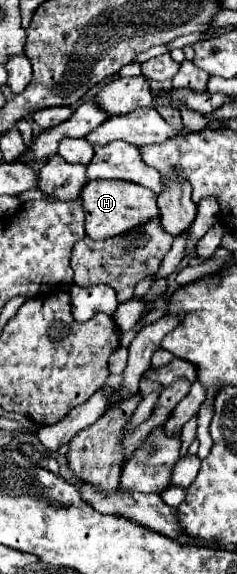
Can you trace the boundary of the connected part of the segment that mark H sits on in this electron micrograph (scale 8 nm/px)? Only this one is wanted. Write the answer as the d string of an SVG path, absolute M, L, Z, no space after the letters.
M89 180L81 192L85 208L85 232L91 240L105 240L117 234L123 234L147 218L157 218L159 210L155 204L155 194L149 188L143 188L125 180Z

